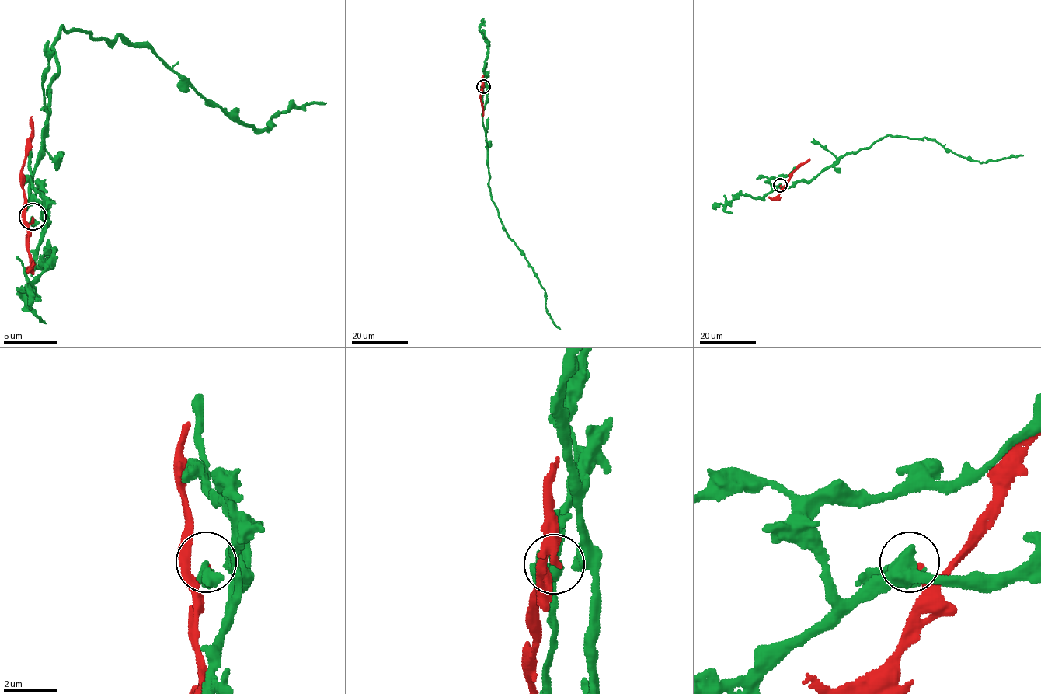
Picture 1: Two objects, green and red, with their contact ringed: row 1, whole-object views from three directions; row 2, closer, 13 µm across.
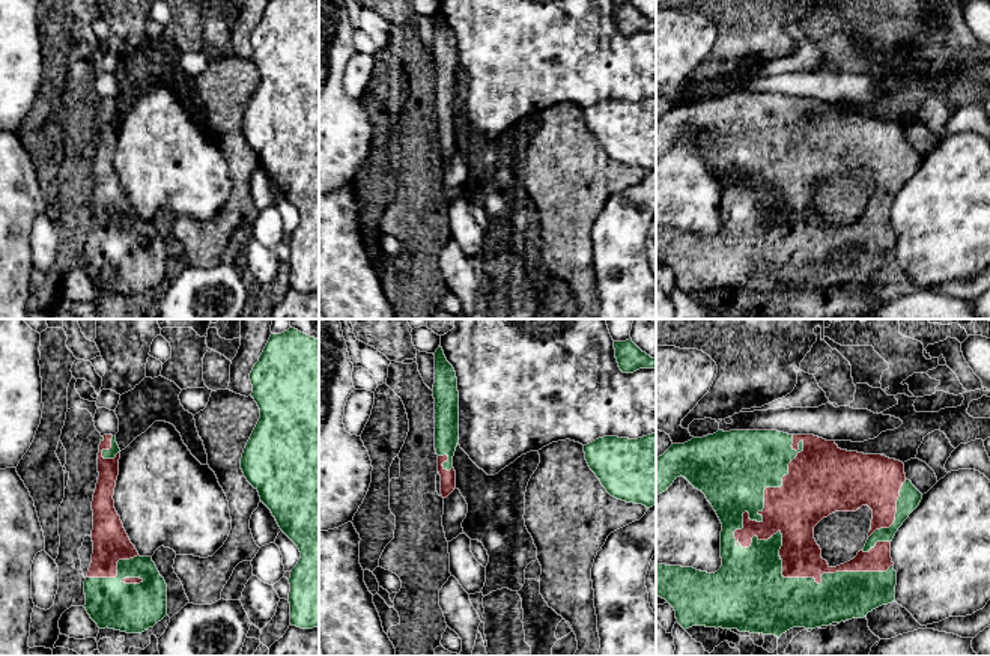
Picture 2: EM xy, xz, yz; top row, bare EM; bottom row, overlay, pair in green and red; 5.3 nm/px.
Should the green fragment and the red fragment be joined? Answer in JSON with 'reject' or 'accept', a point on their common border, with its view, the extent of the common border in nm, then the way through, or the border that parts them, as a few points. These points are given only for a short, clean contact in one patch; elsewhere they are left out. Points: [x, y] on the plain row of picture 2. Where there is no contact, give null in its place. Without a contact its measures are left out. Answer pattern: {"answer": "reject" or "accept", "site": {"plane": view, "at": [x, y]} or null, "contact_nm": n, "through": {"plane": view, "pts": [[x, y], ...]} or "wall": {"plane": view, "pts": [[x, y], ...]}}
{"answer": "reject", "site": {"plane": "yz", "at": [760, 203]}, "contact_nm": 900}

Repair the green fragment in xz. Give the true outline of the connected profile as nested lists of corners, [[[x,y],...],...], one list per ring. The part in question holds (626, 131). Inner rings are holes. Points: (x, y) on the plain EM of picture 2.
[[[656,95],[638,102],[603,99],[584,108],[584,116],[611,159],[656,169]]]

